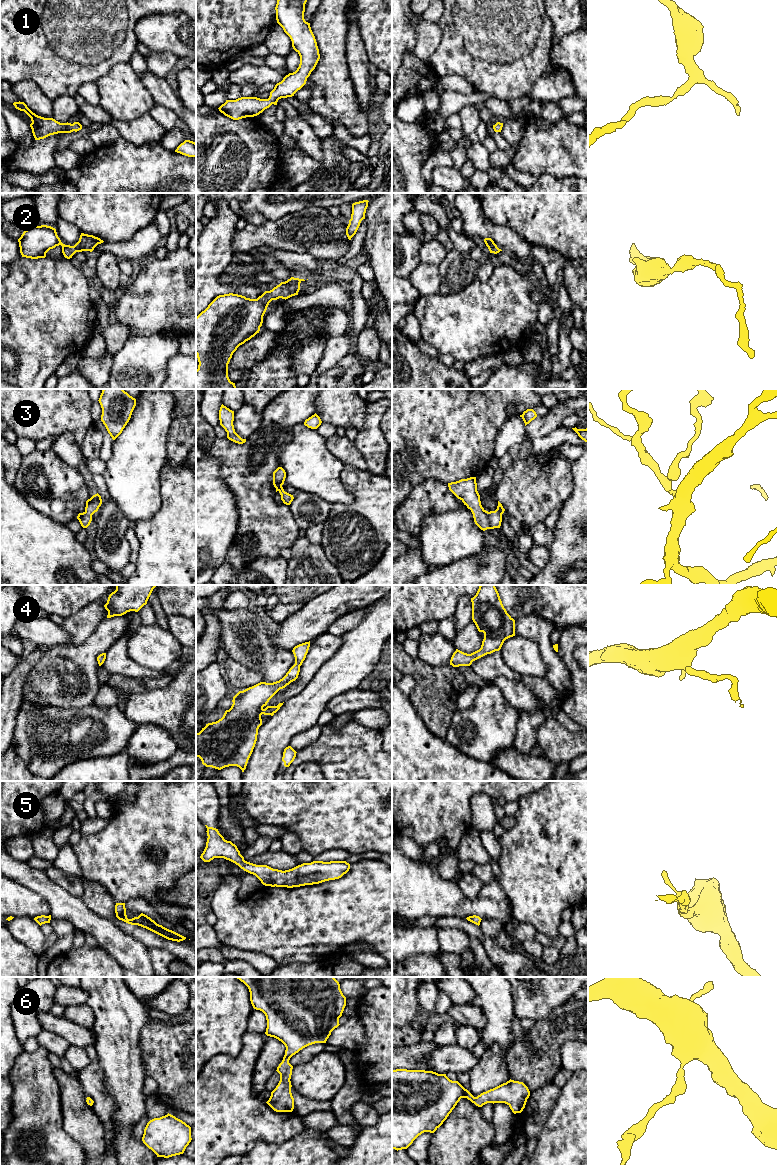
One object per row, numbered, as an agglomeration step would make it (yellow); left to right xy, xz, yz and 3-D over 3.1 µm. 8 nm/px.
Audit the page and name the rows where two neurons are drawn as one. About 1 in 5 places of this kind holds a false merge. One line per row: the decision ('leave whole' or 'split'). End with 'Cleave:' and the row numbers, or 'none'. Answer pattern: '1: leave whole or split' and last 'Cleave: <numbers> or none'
1: leave whole
2: leave whole
3: leave whole
4: leave whole
5: leave whole
6: leave whole
Cleave: none

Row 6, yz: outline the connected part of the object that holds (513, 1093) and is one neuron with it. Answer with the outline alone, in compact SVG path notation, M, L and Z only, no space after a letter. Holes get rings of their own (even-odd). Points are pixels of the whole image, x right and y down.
M392 1070L392 1149L407 1149L422 1133L434 1133L461 1098L467 1098L478 1107L487 1103L505 1103L516 1114L523 1111L529 1096L530 1091L523 1082L511 1079L474 1097L458 1081L450 1080L446 1074L425 1070Z

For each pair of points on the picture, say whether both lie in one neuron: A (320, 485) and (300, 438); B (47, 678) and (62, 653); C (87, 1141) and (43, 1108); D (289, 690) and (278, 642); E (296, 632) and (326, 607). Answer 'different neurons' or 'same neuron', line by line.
A: same neuron
B: same neuron
C: different neurons
D: different neurons
E: same neuron

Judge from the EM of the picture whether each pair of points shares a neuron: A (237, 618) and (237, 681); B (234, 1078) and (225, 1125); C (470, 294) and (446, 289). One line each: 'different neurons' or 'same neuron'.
A: different neurons
B: same neuron
C: different neurons

